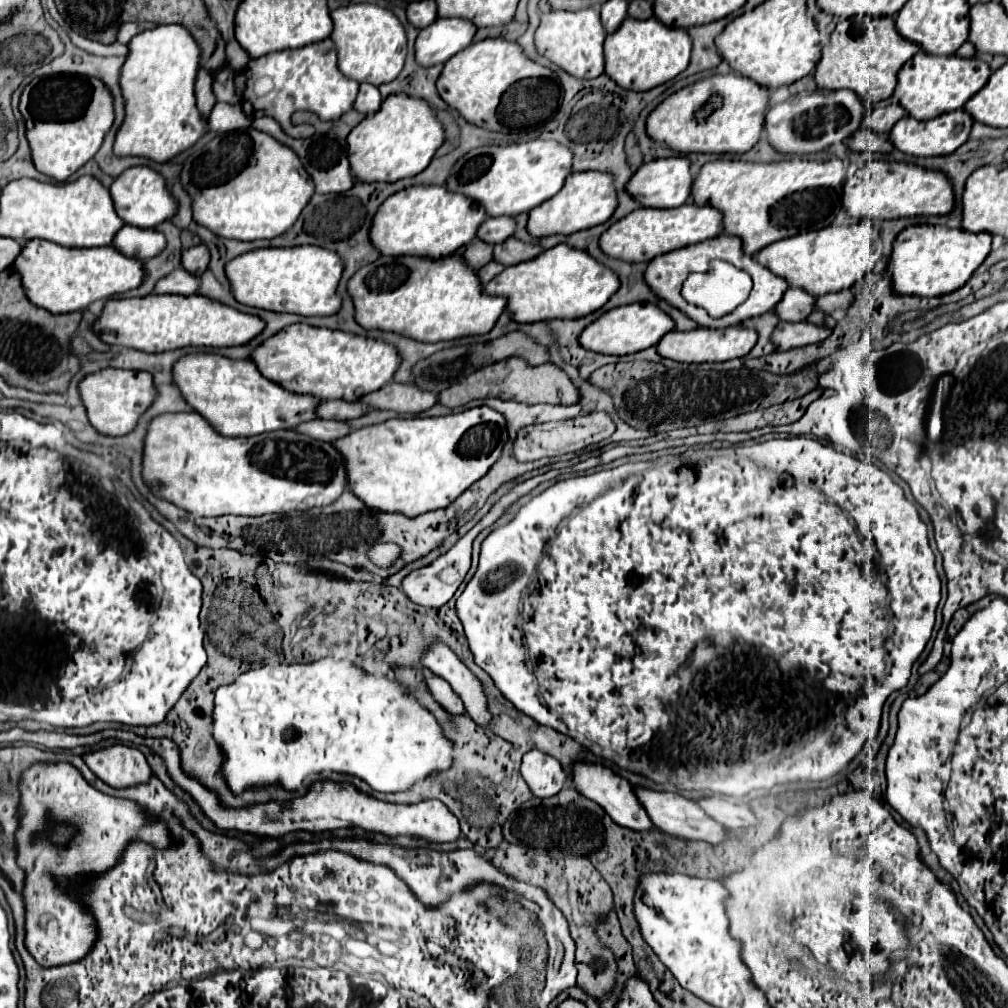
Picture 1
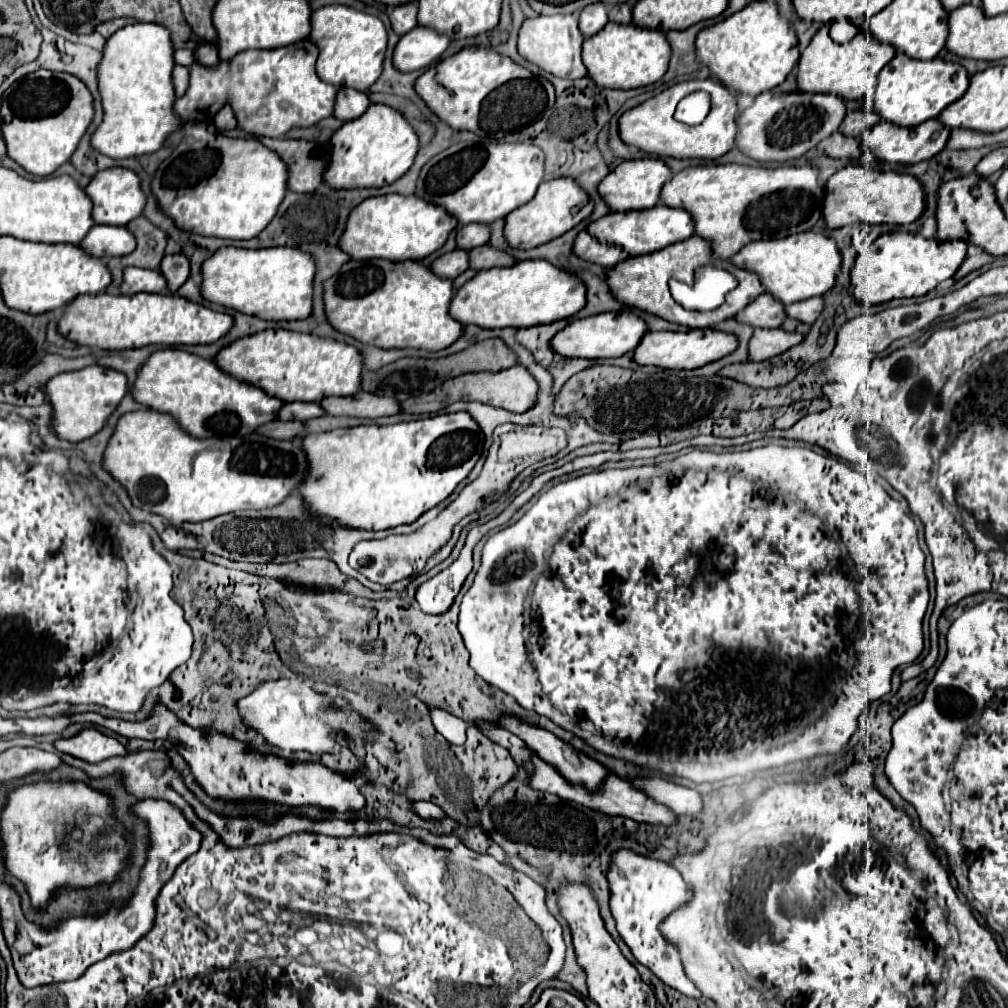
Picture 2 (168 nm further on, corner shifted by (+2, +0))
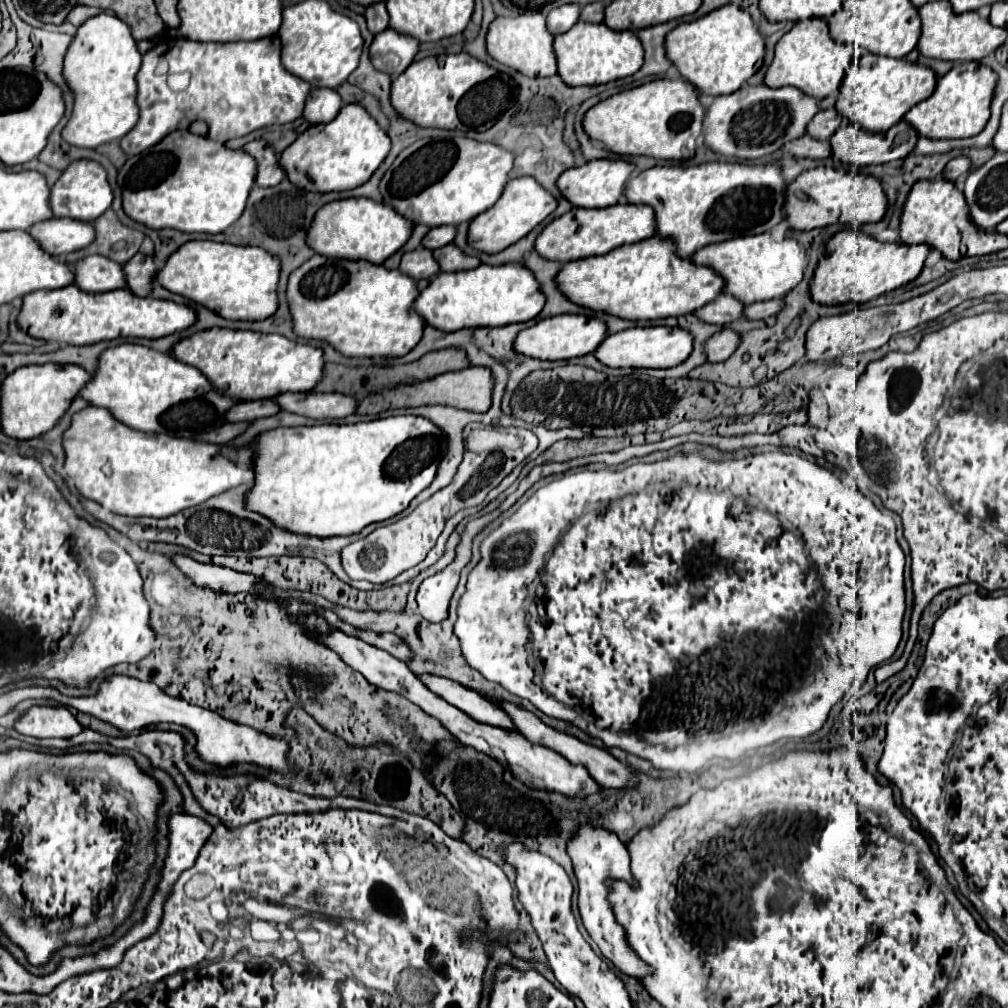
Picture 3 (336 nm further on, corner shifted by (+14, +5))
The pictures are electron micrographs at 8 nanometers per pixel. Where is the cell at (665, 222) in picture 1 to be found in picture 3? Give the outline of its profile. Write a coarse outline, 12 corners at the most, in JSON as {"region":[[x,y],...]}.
{"region":[[649,205],[573,207],[535,239],[551,261],[655,235]]}

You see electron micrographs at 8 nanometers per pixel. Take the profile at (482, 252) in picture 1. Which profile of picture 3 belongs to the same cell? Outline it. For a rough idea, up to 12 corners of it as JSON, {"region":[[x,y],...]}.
{"region":[[431,249],[403,253],[399,269],[413,279],[439,273]]}

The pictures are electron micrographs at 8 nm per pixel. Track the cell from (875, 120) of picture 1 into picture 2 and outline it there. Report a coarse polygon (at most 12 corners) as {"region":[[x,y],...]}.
{"region":[[871,110],[849,112],[841,124],[845,136],[859,138],[879,122]]}

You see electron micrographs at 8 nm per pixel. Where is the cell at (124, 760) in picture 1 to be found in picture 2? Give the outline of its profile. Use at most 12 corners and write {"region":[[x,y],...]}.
{"region":[[95,728],[57,740],[59,752],[99,764],[129,754],[121,742]]}

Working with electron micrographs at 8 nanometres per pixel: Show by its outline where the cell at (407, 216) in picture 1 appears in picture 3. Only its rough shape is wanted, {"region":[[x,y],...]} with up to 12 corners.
{"region":[[365,197],[323,205],[309,247],[383,263],[413,223]]}

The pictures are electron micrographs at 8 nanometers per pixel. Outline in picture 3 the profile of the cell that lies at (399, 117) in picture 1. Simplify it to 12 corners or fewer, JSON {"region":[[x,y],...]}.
{"region":[[361,105],[311,125],[281,155],[305,191],[347,191],[391,139]]}

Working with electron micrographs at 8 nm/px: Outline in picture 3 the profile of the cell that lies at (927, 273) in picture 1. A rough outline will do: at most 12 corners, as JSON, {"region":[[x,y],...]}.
{"region":[[827,241],[813,301],[867,303],[913,281],[927,245]]}

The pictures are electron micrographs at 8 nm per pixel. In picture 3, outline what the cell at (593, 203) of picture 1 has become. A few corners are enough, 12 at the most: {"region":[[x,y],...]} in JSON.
{"region":[[533,177],[505,185],[501,201],[469,223],[467,241],[499,253],[557,207]]}

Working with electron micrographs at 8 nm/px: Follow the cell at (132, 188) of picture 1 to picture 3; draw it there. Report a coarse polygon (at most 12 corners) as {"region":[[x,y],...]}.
{"region":[[73,161],[55,181],[55,217],[95,221],[111,207],[105,169]]}

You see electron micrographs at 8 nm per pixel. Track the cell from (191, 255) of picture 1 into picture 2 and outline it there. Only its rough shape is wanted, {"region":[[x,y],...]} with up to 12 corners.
{"region":[[183,254],[165,256],[161,272],[169,292],[177,292],[191,274]]}

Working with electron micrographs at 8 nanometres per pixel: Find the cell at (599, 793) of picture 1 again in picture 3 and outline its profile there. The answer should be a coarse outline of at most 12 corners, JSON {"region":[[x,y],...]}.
{"region":[[417,675],[435,695],[469,717],[515,729],[505,711],[445,677]]}

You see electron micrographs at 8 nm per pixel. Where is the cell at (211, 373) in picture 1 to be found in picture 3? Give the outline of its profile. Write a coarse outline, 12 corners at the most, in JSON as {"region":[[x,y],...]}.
{"region":[[123,343],[77,395],[123,425],[189,439],[237,399]]}

